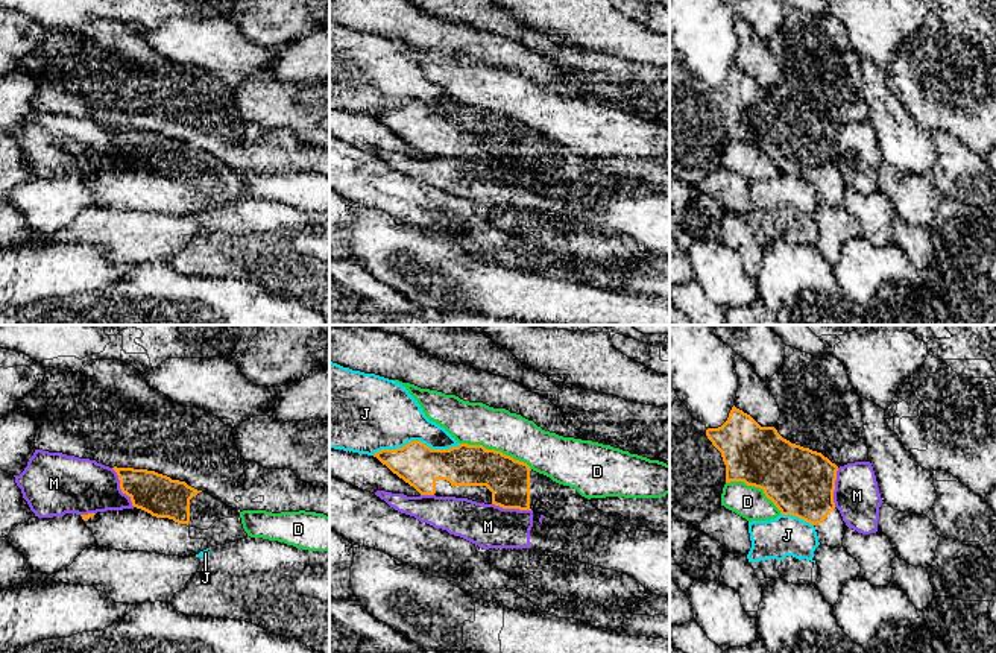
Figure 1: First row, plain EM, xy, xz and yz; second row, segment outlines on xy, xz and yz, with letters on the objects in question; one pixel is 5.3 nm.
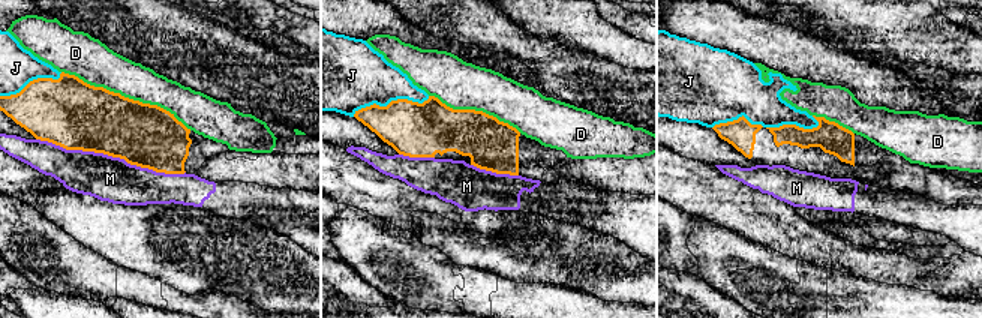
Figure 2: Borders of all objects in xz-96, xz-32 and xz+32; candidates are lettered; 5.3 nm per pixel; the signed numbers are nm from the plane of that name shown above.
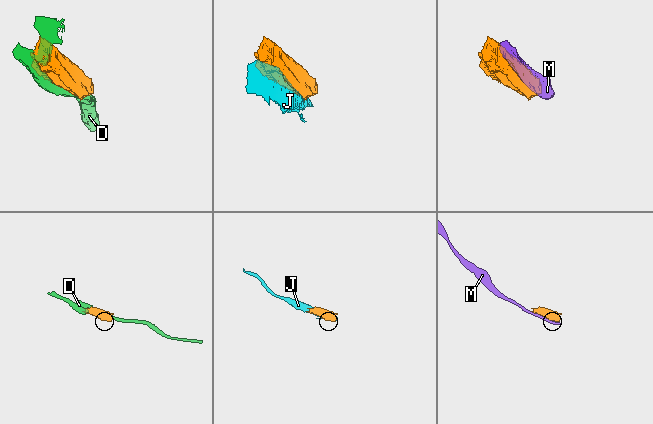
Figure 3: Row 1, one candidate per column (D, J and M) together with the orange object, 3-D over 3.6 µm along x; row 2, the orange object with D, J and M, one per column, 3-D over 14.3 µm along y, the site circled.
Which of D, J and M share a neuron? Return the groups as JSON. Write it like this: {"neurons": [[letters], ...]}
{"neurons": [["D"], ["J"], ["M"]]}

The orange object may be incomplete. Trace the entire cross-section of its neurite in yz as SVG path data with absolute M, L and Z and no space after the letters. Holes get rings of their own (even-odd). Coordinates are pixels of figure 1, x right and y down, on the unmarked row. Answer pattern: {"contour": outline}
{"contour": "M732 67L727 80L706 90L708 99L721 112L726 125L726 143L744 141L764 150L782 175L797 176L815 187L818 202L841 208L847 188L834 162L838 126L821 112L783 99L774 87L761 87L750 74Z"}

